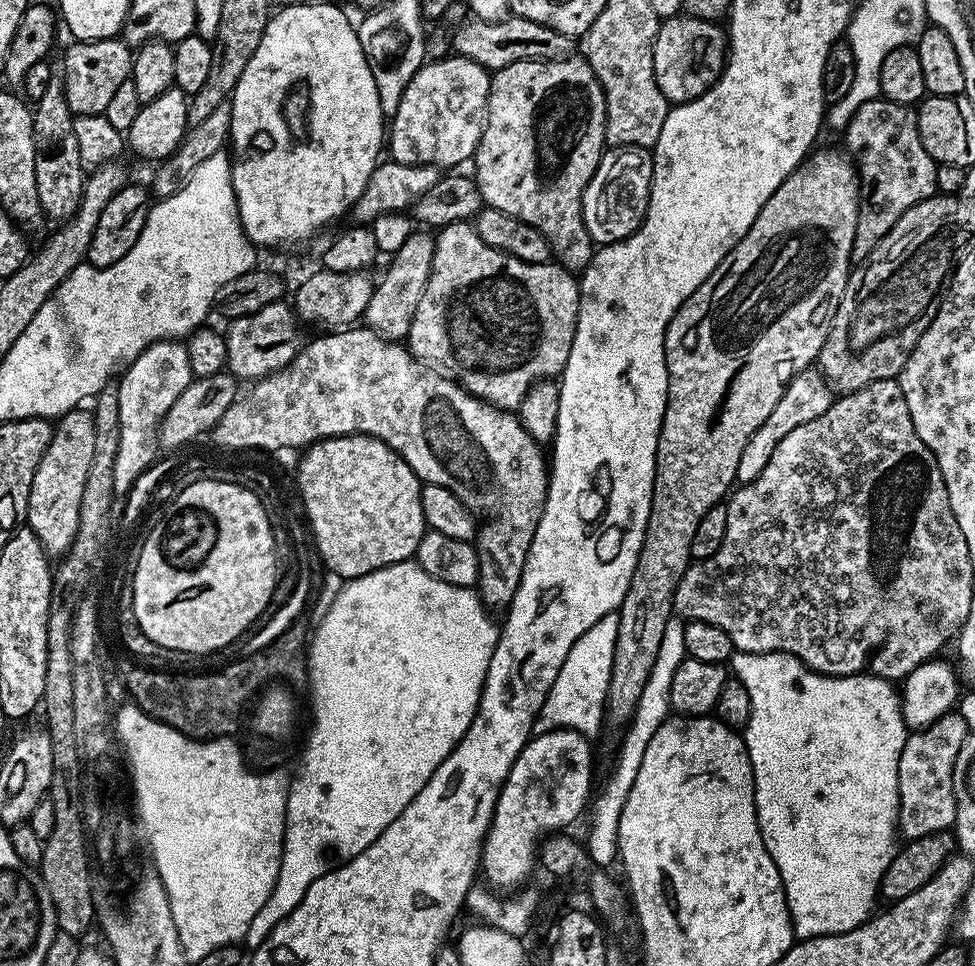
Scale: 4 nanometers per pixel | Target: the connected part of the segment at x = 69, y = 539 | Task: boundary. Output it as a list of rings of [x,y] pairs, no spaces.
[[[83,407],[73,408],[55,421],[52,437],[46,446],[46,454],[42,454],[42,462],[38,462],[34,482],[30,486],[26,524],[32,529],[32,533],[44,547],[44,551],[52,558],[63,557],[74,542],[74,534],[78,530],[79,507],[82,506],[82,490],[86,487],[86,476],[90,474],[90,462],[94,462],[93,413],[84,411]]]

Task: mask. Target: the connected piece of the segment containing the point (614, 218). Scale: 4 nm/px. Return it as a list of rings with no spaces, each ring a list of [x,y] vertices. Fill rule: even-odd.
[[[642,146],[609,147],[584,191],[584,225],[593,245],[616,244],[634,234],[646,218],[652,189],[652,152]]]

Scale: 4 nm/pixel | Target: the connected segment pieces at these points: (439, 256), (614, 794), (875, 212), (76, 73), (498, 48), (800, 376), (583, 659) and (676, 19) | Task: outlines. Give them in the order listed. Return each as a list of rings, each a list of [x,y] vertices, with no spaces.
[[[471,223],[447,224],[444,228],[439,229],[438,235],[435,237],[433,264],[430,266],[429,280],[426,282],[425,292],[422,294],[421,302],[419,302],[414,313],[413,324],[410,326],[406,337],[406,347],[415,359],[427,362],[437,369],[447,370],[449,373],[456,372],[452,373],[455,379],[473,396],[488,401],[495,408],[516,410],[519,409],[529,390],[540,380],[556,378],[563,373],[566,362],[570,358],[570,346],[574,342],[574,330],[576,329],[579,309],[580,286],[577,277],[568,269],[561,268],[555,262],[547,264],[522,262],[502,250],[494,250],[494,246],[486,246],[486,242],[482,242],[482,238],[478,238],[476,229]]]
[[[673,618],[668,621],[666,634],[662,638],[662,650],[658,650],[658,658],[654,662],[654,670],[642,690],[642,698],[636,707],[636,714],[630,721],[628,733],[624,736],[624,745],[620,748],[620,757],[612,768],[612,777],[608,785],[600,792],[600,797],[591,805],[592,829],[588,832],[586,847],[588,857],[592,859],[593,865],[598,868],[607,869],[608,864],[616,864],[618,860],[619,844],[618,822],[622,818],[622,806],[626,806],[626,798],[630,798],[630,786],[634,786],[634,778],[638,778],[638,766],[642,766],[642,754],[646,754],[646,746],[650,738],[654,738],[654,730],[664,723],[670,715],[668,695],[670,694],[670,682],[674,678],[674,670],[686,659],[684,650],[684,624],[679,619]]]
[[[883,98],[858,106],[842,133],[847,151],[854,157],[862,189],[860,217],[852,247],[852,259],[863,262],[886,238],[886,234],[902,218],[908,208],[927,200],[936,192],[936,161],[926,154],[918,134],[916,113],[911,107],[895,104]]]
[[[123,39],[81,40],[72,42],[64,52],[64,89],[66,102],[76,116],[98,116],[110,106],[110,98],[118,86],[126,82],[132,74],[134,52]]]
[[[509,14],[500,21],[469,19],[453,34],[451,51],[457,56],[470,58],[489,70],[505,68],[523,60],[562,60],[574,52],[573,37],[562,34],[550,26],[530,22],[521,16]]]
[[[809,366],[803,372],[799,372],[786,386],[778,406],[774,406],[774,410],[770,410],[770,418],[766,418],[766,422],[762,422],[762,426],[758,430],[754,430],[750,442],[746,442],[746,450],[742,450],[742,458],[738,458],[736,484],[740,486],[752,484],[754,478],[758,478],[758,474],[762,474],[762,470],[766,470],[766,462],[770,462],[770,454],[774,454],[778,442],[782,442],[782,438],[786,438],[786,434],[790,434],[790,430],[802,426],[806,422],[814,422],[814,418],[826,414],[833,399],[833,389],[815,367]]]
[[[616,612],[606,614],[582,638],[574,642],[570,654],[566,654],[566,662],[554,678],[554,686],[536,718],[535,731],[553,732],[555,728],[572,728],[582,735],[592,738],[605,723],[604,699],[610,686],[610,670],[614,658],[614,642],[618,638],[619,615]]]
[[[687,14],[667,17],[661,23],[652,47],[654,78],[658,82],[658,90],[662,90],[664,97],[673,105],[684,104],[688,100],[698,98],[724,72],[727,54],[728,37],[725,29],[719,23],[711,20],[700,20],[697,16]]]

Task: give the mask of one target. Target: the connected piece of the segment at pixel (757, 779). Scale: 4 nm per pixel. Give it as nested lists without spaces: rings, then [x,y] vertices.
[[[736,652],[735,664],[735,679],[740,680],[742,686],[746,686],[746,690],[750,690],[750,718],[748,725],[742,729],[742,735],[754,778],[756,817],[762,842],[770,858],[774,858],[774,866],[778,866],[778,874],[782,878],[792,919],[792,931],[800,940],[809,940],[815,936],[833,936],[839,932],[854,930],[873,915],[872,907],[876,904],[876,898],[878,899],[883,875],[898,851],[898,758],[902,754],[902,746],[910,731],[900,709],[901,693],[893,681],[883,680],[881,676],[823,676],[821,672],[813,672],[806,667],[797,656],[785,652]]]

